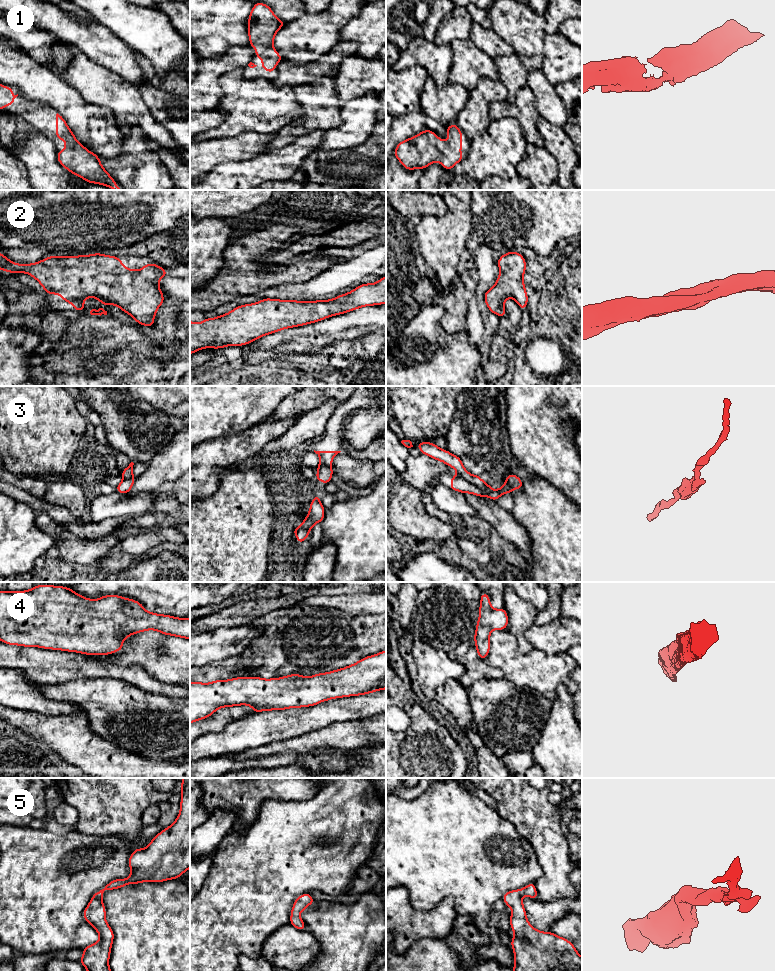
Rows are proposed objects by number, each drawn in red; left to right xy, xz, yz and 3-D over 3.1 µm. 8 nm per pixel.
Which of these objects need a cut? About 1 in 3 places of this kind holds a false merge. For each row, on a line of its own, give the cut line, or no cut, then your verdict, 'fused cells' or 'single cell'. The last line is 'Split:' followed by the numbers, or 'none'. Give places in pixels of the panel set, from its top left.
1: cut none; single cell
2: cut none; single cell
3: cut yz (459, 475), (484, 492), (491, 490); fused cells
4: cut none; single cell
5: cut none; single cell
Split: 3

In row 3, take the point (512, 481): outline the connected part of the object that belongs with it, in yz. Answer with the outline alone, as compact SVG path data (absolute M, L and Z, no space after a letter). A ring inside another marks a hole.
M509 474L505 479L504 485L496 490L491 490L489 493L484 493L481 489L465 480L461 476L453 476L451 475L451 485L450 489L461 492L463 494L471 493L476 495L477 497L488 497L494 501L497 501L499 497L506 493L511 493L513 489L522 489L522 479L520 479L517 475Z

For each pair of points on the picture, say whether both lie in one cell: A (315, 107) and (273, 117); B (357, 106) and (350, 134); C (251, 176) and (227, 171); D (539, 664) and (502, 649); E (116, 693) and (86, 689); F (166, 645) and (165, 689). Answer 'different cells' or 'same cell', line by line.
A: different cells
B: same cell
C: same cell
D: same cell
E: same cell
F: different cells

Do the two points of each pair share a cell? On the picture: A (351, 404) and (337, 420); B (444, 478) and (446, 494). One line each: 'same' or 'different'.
A: same
B: different

